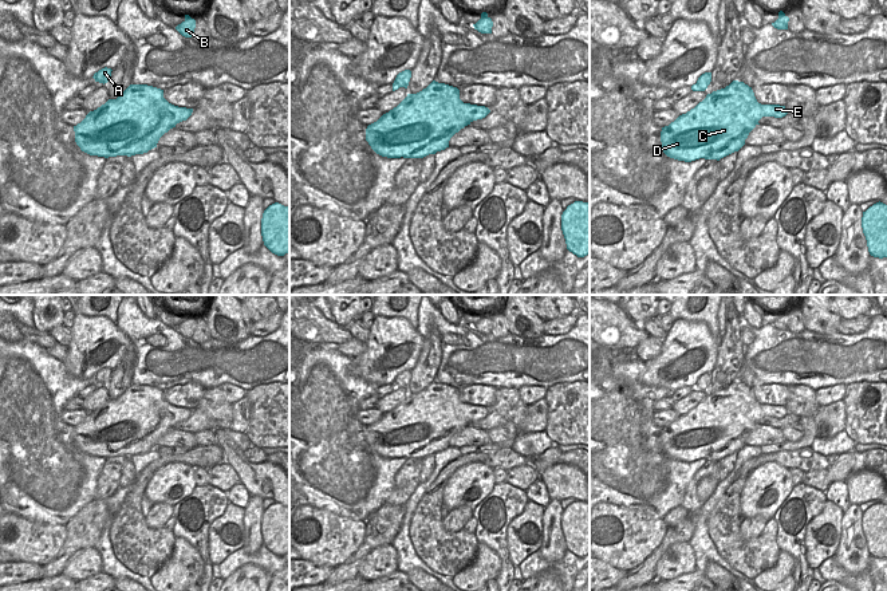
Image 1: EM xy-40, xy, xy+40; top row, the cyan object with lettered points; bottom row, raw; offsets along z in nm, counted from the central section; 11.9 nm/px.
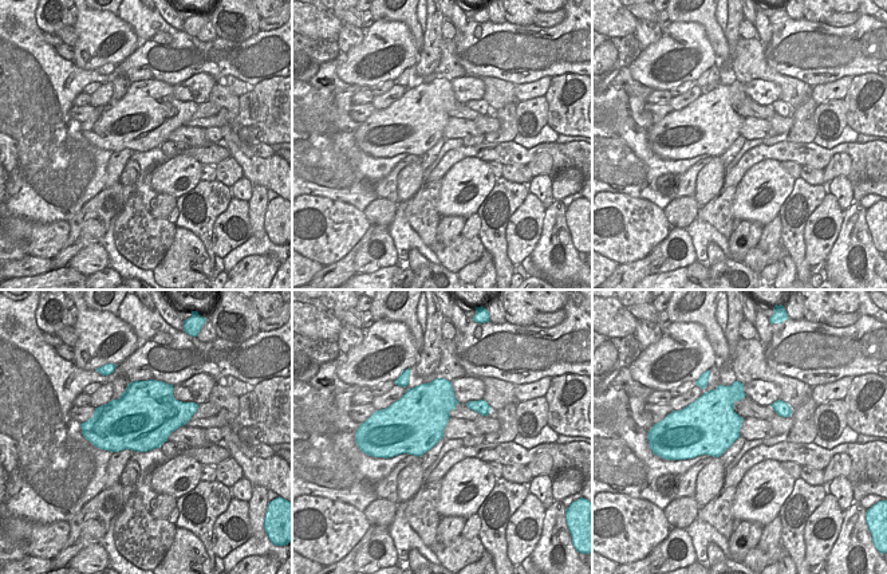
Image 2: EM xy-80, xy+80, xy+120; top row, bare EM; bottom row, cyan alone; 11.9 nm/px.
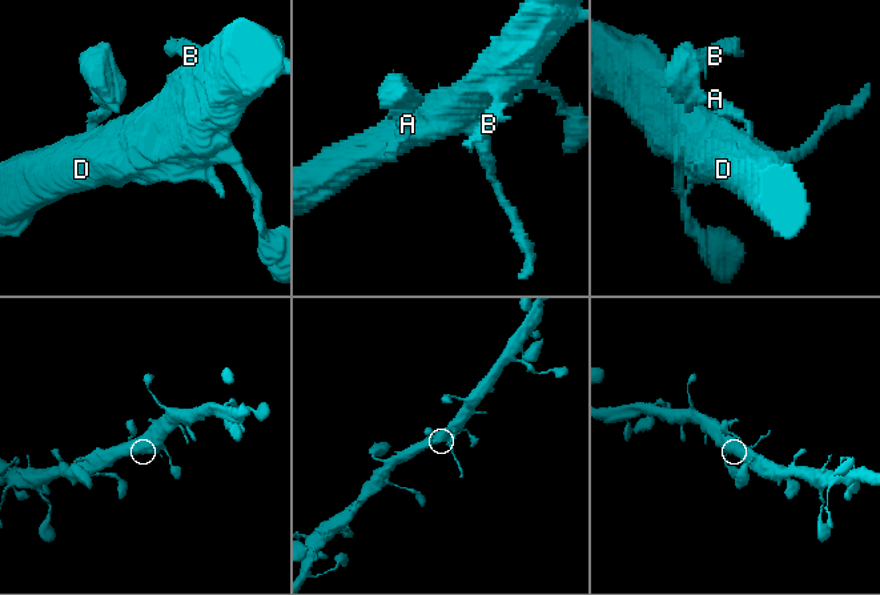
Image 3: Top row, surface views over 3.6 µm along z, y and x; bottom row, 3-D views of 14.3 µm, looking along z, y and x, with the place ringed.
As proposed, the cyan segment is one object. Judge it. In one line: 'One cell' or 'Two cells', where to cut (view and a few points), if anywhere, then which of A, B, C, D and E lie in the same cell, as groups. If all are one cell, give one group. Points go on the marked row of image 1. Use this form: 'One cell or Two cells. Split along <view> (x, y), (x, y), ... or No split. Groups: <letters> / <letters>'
Two cells. Split along xy (488, 111), (474, 111), (470, 115), (454, 118). Groups: A B C D / E

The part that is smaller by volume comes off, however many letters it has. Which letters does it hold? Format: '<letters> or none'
E

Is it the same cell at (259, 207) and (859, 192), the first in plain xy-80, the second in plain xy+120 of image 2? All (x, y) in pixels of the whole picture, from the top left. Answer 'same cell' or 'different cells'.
different cells

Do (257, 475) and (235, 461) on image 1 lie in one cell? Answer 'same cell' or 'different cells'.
same cell

